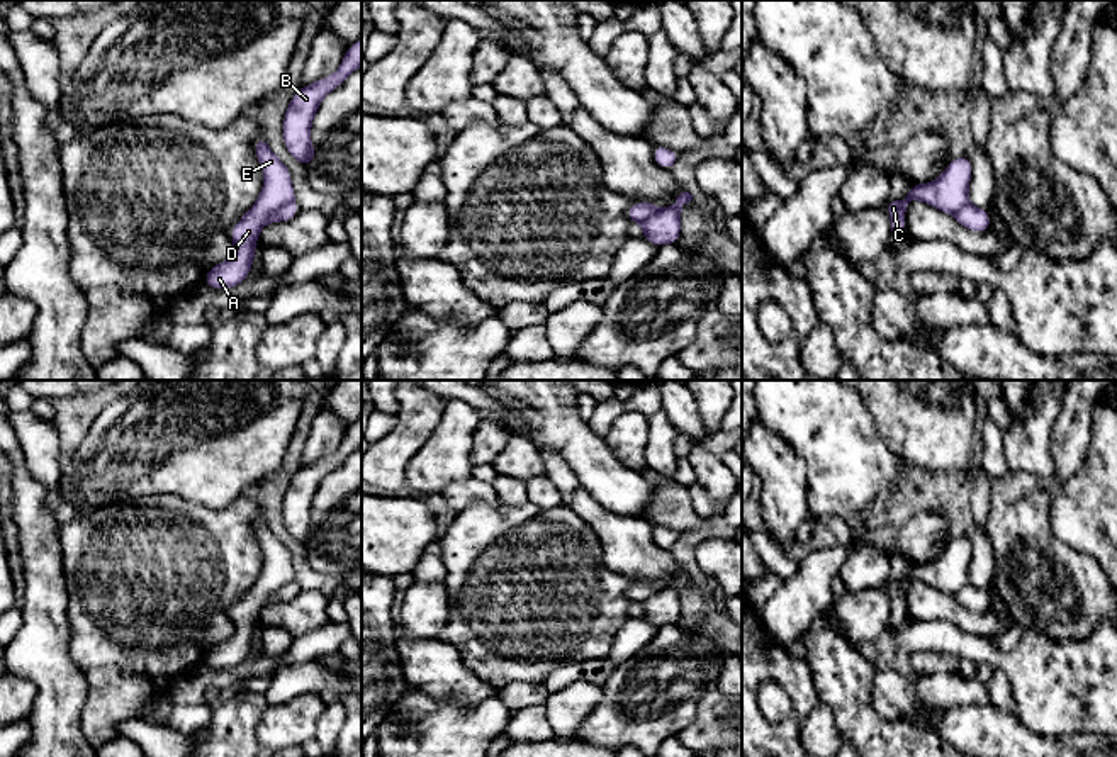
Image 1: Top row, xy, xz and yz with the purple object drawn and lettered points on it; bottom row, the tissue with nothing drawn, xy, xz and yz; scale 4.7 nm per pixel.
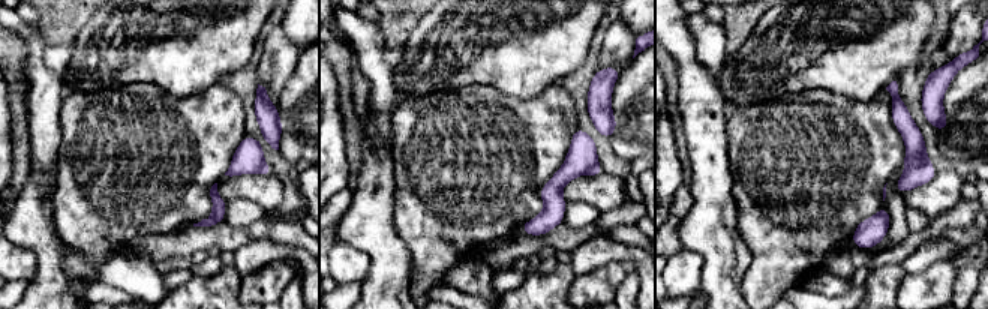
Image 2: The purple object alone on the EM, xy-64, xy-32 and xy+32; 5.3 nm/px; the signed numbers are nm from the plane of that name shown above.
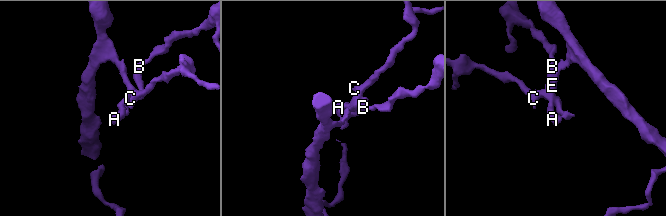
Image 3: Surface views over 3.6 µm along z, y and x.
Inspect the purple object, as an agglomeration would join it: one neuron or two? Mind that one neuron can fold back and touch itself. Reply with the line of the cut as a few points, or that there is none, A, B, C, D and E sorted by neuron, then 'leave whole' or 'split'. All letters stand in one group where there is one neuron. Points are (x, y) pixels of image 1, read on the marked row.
cut xy (292, 204), (277, 209), (265, 221); groups A C D E / B; split

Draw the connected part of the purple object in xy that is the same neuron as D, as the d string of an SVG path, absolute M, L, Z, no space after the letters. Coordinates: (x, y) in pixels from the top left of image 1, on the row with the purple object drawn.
M265 136L255 139L255 153L263 170L265 183L255 205L229 231L234 243L233 256L214 265L205 273L204 283L214 290L234 289L248 278L260 229L275 210L294 205L295 192L290 171L273 154Z

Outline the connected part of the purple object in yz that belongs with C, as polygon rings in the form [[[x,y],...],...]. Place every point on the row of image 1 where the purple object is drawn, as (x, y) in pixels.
[[[957,156],[949,161],[946,171],[930,183],[912,183],[903,200],[886,202],[891,219],[891,239],[895,244],[903,243],[905,212],[910,200],[923,200],[940,212],[956,216],[968,204],[968,187],[971,183],[971,158]]]

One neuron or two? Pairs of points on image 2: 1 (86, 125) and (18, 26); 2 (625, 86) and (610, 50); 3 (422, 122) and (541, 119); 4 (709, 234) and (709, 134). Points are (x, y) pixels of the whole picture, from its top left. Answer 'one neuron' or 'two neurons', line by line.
1: two neurons
2: two neurons
3: one neuron
4: one neuron

